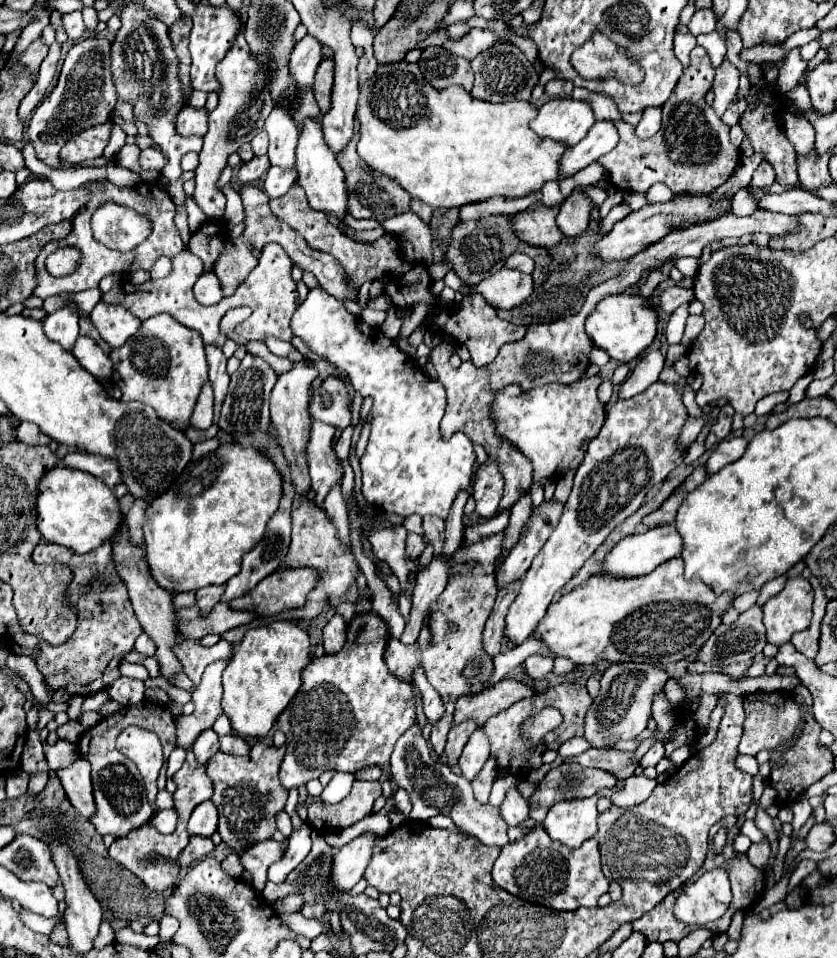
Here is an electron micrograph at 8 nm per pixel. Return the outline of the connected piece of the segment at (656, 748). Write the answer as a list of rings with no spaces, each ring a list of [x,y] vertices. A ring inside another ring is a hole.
[[[654,742],[652,748],[650,748],[650,750],[644,754],[644,758],[640,760],[640,766],[642,766],[642,768],[656,766],[662,758],[664,758],[664,744],[662,744],[662,742]]]

